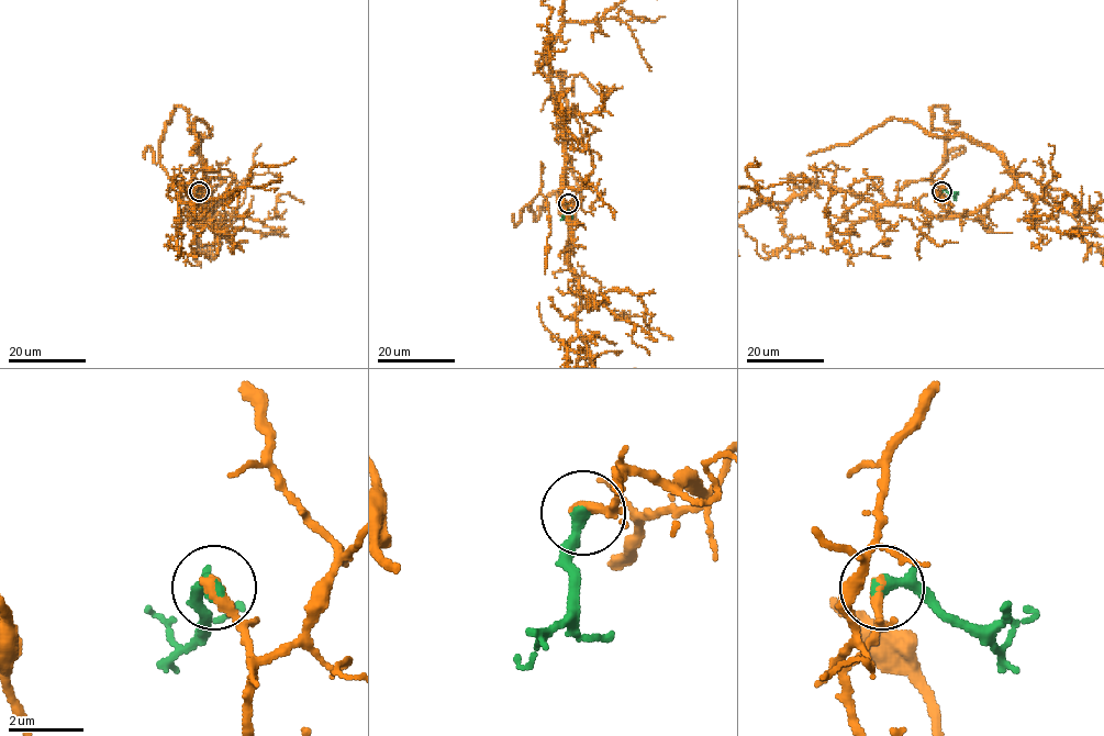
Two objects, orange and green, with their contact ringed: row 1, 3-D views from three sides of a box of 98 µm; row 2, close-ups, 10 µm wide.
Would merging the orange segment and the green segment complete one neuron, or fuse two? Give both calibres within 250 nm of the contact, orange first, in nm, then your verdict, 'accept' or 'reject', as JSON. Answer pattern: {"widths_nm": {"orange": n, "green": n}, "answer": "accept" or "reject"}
{"widths_nm": {"orange": 280, "green": 420}, "answer": "accept"}

